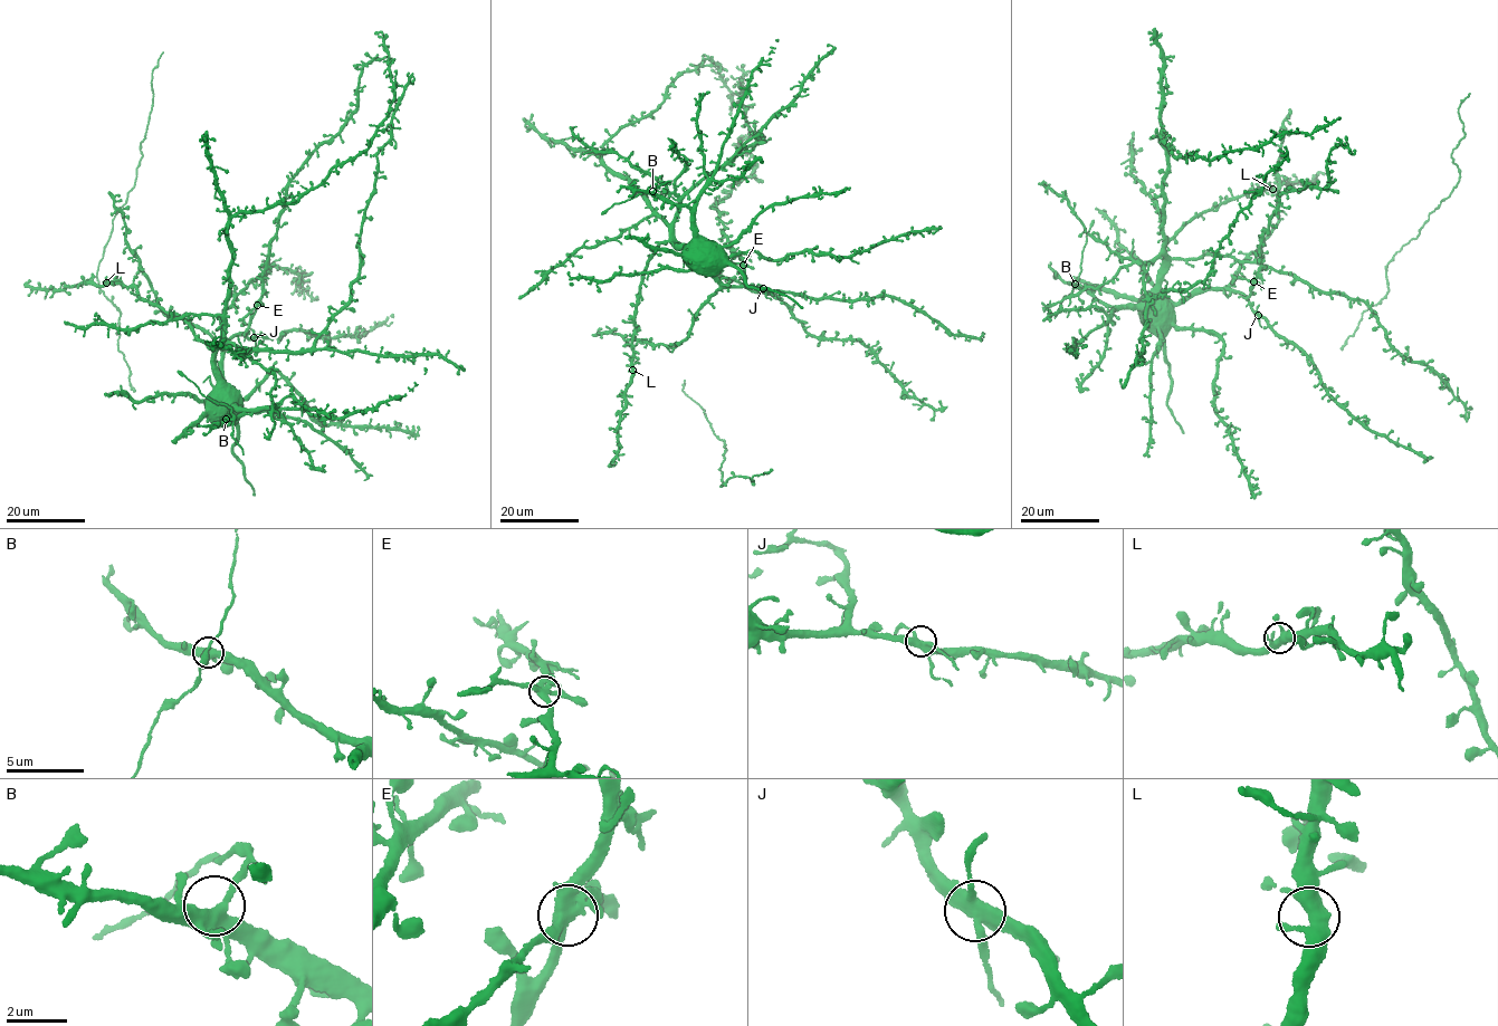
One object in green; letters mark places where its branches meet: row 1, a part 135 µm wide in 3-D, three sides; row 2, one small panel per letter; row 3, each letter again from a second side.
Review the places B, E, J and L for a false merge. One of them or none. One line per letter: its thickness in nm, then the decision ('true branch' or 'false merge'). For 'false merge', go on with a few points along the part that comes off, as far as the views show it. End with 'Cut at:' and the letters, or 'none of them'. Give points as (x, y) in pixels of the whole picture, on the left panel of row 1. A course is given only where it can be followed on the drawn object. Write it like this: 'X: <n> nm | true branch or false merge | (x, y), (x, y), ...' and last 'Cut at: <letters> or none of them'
B: 400 nm | true branch
E: 420 nm | false merge | (257, 305), (238, 319)
J: 440 nm | true branch
L: 440 nm | true branch
Cut at: E

